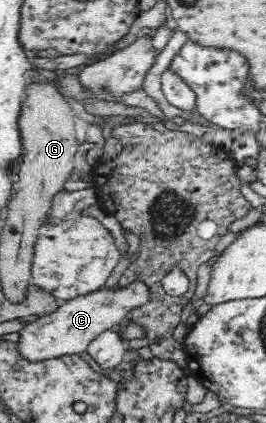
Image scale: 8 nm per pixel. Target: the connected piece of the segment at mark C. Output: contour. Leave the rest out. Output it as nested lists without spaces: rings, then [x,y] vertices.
[[[131,281],[125,287],[104,286],[89,291],[85,295],[77,295],[73,299],[63,303],[57,308],[57,311],[46,316],[41,316],[36,321],[31,322],[20,331],[19,353],[31,362],[51,360],[57,357],[80,354],[88,349],[88,346],[107,329],[114,329],[128,317],[128,313],[135,308],[145,305],[150,300],[149,286],[144,281]]]

